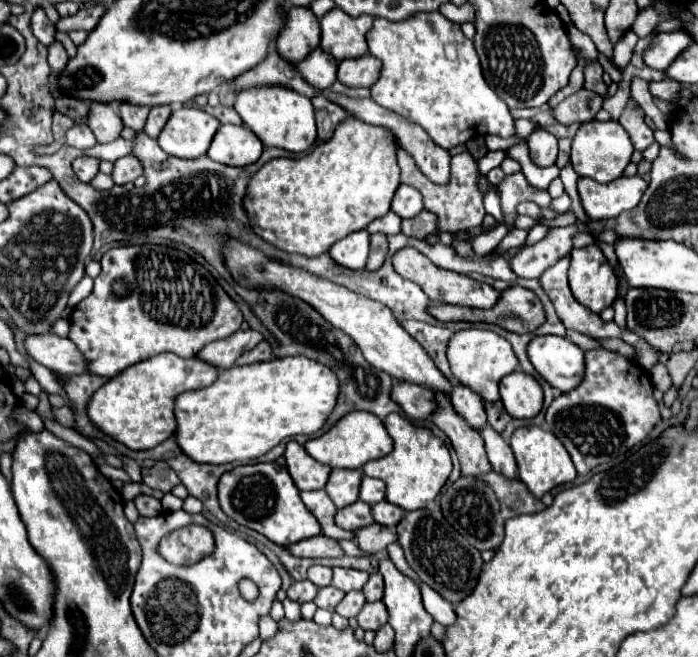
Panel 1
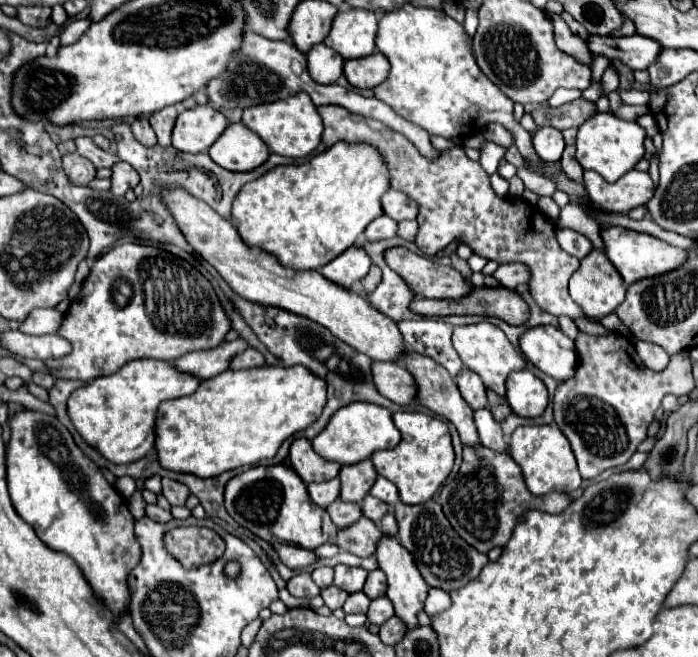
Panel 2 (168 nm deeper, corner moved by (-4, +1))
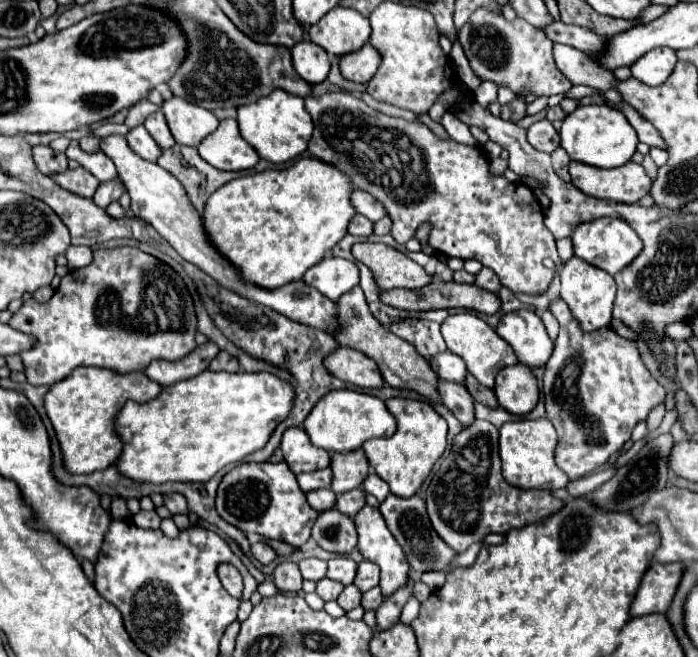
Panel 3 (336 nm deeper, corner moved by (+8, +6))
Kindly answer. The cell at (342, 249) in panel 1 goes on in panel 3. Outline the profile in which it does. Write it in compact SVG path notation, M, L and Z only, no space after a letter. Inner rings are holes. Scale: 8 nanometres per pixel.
M326 256L320 264L312 266L304 274L304 282L308 282L308 286L316 288L330 300L338 300L344 292L354 288L358 284L358 278L358 266L336 256Z

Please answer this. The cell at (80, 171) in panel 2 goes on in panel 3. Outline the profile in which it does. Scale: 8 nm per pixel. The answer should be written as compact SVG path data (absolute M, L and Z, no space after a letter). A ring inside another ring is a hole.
M36 146L34 148L34 156L36 156L36 164L40 168L42 174L58 174L68 170L68 158L64 152L56 152L50 146Z

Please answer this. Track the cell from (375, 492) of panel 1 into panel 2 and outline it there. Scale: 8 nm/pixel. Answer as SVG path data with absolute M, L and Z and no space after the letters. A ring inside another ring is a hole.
M378 477L376 483L374 483L372 489L370 489L370 495L382 499L382 501L388 503L388 505L394 505L396 499L398 499L398 489L396 489L396 485L394 485L392 481L388 481L386 477Z

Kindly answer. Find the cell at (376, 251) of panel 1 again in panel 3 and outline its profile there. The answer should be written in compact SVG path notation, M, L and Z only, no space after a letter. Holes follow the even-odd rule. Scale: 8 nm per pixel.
M360 286L352 288L338 300L338 318L340 318L342 330L336 334L336 340L340 342L340 346L350 346L358 352L364 352L368 358L372 358L378 364L388 386L398 388L398 390L414 390L432 402L442 402L440 392L438 392L440 378L432 370L430 362L424 356L420 356L412 344L392 334L390 330L380 326L376 318L372 318L372 312L368 310L368 304Z

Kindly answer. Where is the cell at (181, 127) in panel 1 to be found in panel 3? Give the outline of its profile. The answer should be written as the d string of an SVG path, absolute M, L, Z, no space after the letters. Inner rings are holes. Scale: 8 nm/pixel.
M184 98L166 100L162 106L162 112L166 116L168 128L176 144L198 146L202 138L214 132L218 126L218 118L210 110L190 104Z

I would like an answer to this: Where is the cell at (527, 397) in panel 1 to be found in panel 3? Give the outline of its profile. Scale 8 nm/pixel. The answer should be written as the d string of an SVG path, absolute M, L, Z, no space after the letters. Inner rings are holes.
M514 364L500 370L494 390L500 406L516 416L528 414L536 406L540 396L538 382L532 370L524 364Z

